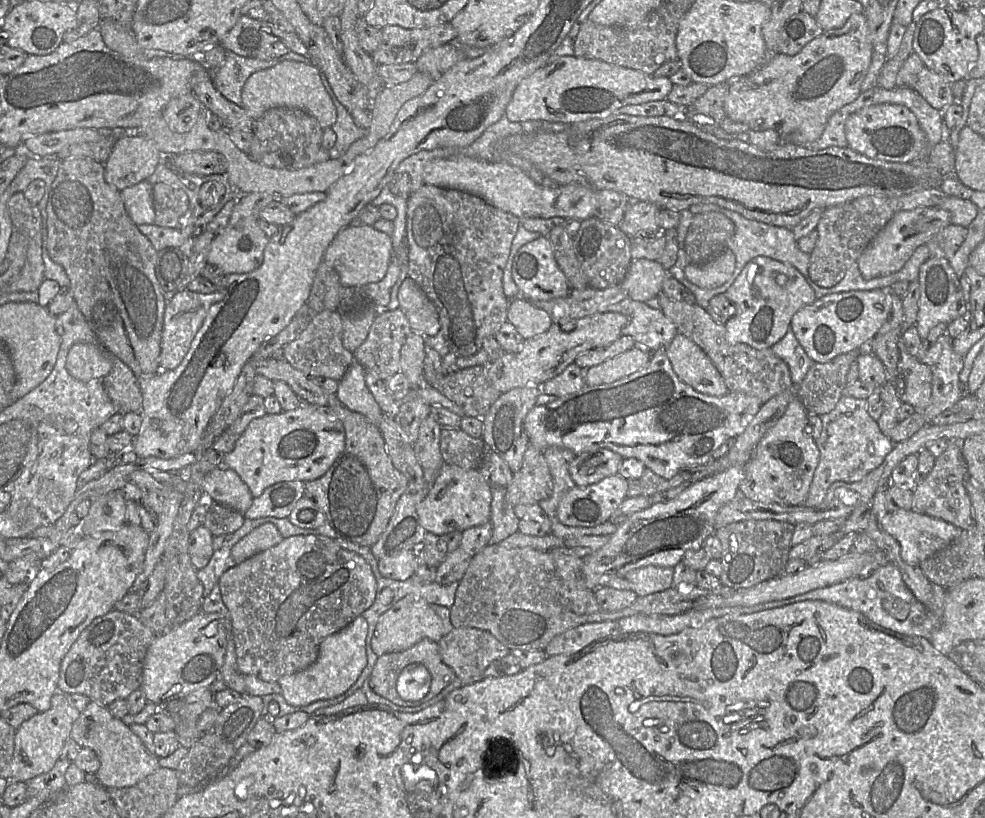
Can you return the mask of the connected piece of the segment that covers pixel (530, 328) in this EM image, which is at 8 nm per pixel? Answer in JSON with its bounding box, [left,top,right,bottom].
[507,296,552,339]

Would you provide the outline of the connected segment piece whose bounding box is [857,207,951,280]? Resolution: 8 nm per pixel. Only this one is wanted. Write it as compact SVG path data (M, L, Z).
M938 207L896 212L859 256L857 264L861 275L864 279L871 280L899 271L919 246L926 244L950 224L950 214Z

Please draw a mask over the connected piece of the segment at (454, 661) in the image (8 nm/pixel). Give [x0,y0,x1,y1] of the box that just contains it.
[438,627,511,685]

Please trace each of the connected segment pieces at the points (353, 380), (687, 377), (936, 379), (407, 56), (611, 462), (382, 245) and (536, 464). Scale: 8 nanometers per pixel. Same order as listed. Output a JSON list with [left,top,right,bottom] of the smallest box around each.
[[335,360,384,427],[667,333,729,397],[923,344,964,424],[370,22,456,65],[569,448,623,486],[323,223,393,287],[505,444,552,506]]

